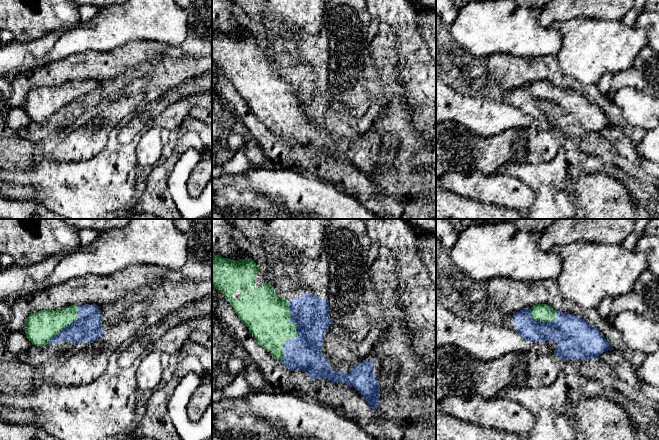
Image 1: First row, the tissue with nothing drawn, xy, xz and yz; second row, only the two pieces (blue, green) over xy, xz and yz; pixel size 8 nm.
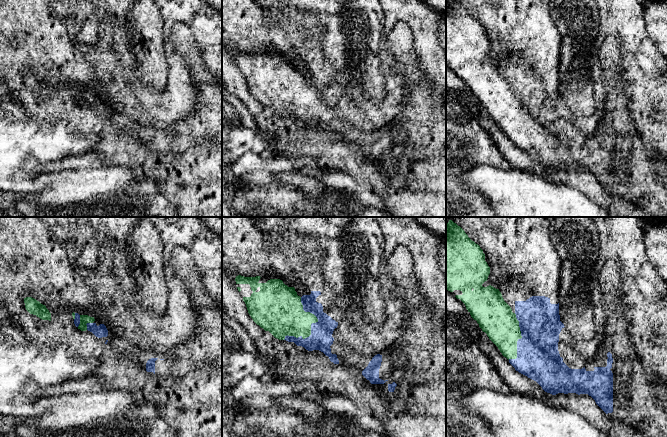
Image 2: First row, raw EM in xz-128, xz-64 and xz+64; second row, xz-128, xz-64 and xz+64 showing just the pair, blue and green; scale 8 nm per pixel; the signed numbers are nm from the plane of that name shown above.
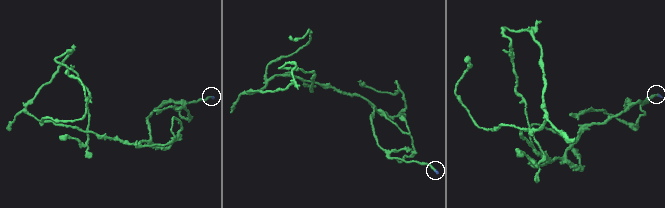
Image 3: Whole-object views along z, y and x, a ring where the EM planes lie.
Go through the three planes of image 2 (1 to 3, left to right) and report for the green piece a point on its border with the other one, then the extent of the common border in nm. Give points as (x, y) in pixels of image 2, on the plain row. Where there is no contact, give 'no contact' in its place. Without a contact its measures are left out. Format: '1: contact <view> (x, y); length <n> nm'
1: contact xz-128 (86, 100); length 80 nm
2: contact xz-64 (311, 102); length 380 nm
3: contact xz+64 (519, 115); length 380 nm

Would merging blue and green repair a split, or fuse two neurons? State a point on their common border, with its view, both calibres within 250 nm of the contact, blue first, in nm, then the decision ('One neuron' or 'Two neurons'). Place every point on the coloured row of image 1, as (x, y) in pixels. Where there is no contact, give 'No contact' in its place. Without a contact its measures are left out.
Touches blue at xz (296, 330). Thickness 280 nm (blue) against 360 nm. One neuron

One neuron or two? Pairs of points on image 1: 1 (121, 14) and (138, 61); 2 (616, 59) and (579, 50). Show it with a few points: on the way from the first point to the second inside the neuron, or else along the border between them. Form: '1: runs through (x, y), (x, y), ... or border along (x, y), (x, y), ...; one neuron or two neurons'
1: border along (155, 41), (133, 40), (109, 50); two neurons
2: runs through (607, 50), (588, 50); one neuron

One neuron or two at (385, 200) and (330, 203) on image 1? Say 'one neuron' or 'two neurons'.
two neurons

